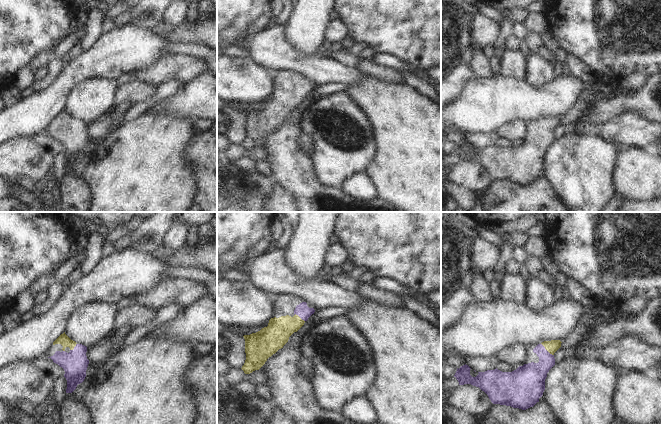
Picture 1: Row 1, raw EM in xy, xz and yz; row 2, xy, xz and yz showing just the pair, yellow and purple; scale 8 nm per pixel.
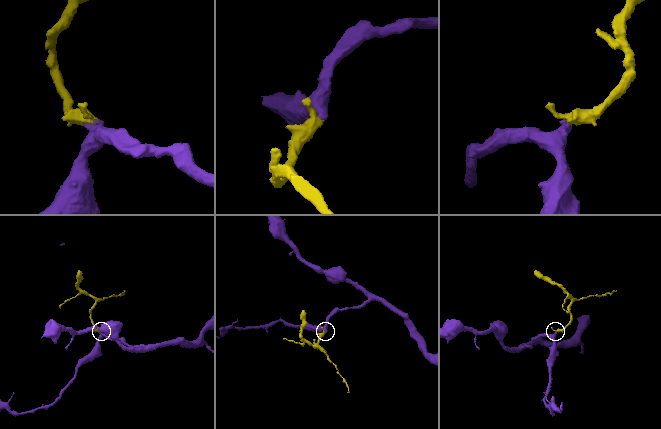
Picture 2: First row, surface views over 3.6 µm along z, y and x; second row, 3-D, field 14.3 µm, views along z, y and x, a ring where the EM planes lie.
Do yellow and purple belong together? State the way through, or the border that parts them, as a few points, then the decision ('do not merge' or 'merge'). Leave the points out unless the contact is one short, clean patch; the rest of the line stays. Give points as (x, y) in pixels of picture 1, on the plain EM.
across yz (552, 122), (547, 126), (546, 137), (531, 152) | merge

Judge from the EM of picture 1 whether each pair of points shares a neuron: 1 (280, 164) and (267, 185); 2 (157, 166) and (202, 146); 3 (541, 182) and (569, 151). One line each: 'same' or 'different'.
1: different
2: different
3: different

